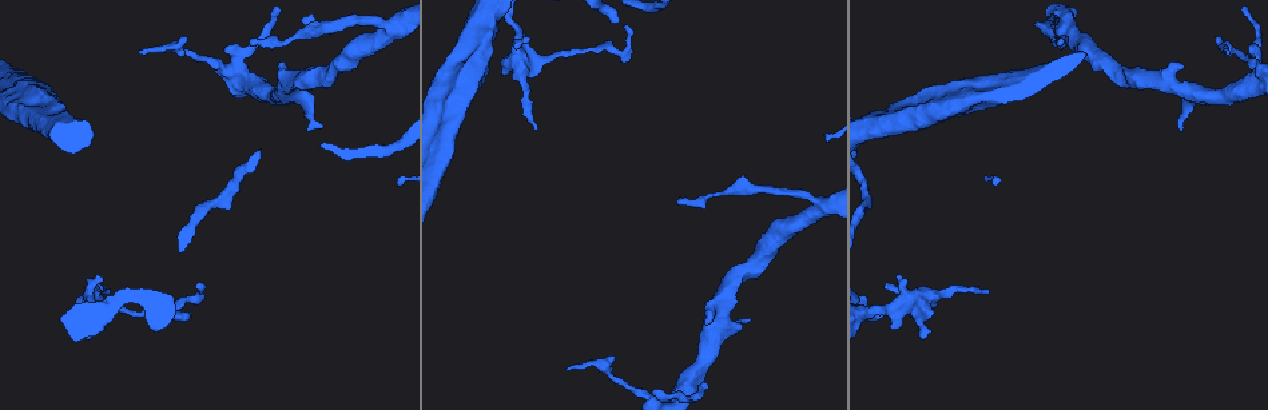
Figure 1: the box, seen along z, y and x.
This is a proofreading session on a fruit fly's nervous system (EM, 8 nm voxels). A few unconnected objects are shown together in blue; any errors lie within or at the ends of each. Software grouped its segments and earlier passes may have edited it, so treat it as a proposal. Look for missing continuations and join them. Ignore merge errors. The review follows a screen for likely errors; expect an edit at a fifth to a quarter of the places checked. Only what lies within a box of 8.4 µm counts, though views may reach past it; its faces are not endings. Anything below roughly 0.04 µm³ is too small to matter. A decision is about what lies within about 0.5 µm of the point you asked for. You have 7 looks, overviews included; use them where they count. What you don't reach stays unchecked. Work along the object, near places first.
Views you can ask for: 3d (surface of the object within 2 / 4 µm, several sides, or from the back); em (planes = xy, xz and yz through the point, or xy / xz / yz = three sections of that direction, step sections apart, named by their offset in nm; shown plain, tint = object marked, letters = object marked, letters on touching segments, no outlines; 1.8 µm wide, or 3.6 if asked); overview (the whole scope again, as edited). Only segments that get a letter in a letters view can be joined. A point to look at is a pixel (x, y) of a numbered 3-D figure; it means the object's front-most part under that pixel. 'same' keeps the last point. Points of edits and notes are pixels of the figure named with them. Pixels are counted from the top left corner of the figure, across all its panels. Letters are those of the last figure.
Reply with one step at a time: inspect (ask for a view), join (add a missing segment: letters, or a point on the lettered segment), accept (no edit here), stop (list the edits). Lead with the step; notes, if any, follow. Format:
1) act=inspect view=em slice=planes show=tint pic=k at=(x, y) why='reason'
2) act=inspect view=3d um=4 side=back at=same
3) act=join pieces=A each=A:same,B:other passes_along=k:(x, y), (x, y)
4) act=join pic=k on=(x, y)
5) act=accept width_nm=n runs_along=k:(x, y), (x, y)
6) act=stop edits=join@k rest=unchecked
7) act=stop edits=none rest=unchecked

act=inspect view=3d um=4 pic=1 at=(97, 277) why='free end'

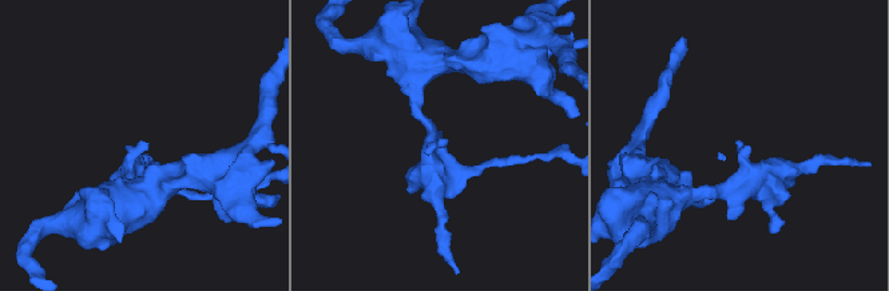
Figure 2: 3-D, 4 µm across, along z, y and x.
act=inspect view=em slice=xy step=8 show=letters pic=2 at=(443, 140) why='need the tissue'

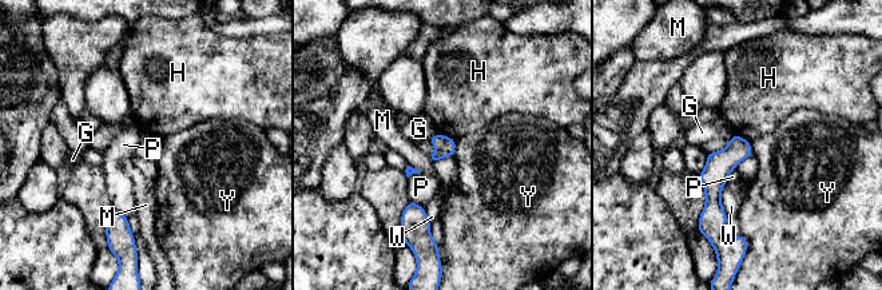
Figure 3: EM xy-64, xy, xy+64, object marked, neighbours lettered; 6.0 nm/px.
act=inspect view=em slice=planes show=letters at=same

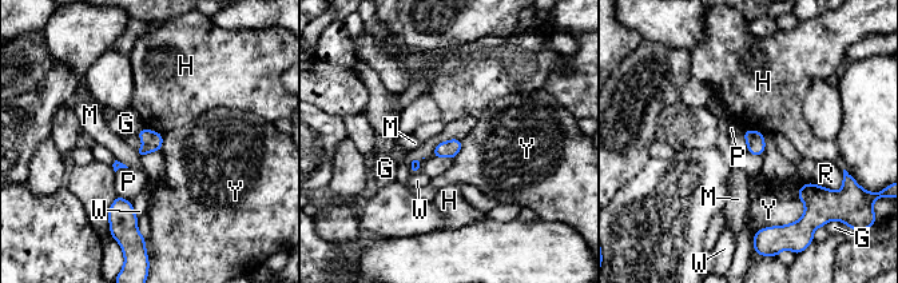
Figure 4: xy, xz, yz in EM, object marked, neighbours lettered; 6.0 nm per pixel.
act=accept each=G:other,H:other,M:other,P:other,R:other,W:other,Y:other border=4:(118, 195), (130, 202) found='no lettered segment goes on from it'

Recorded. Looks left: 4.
act=inspect view=em slice=planes show=letters pic=1 at=(534, 129) why='branch stops here'

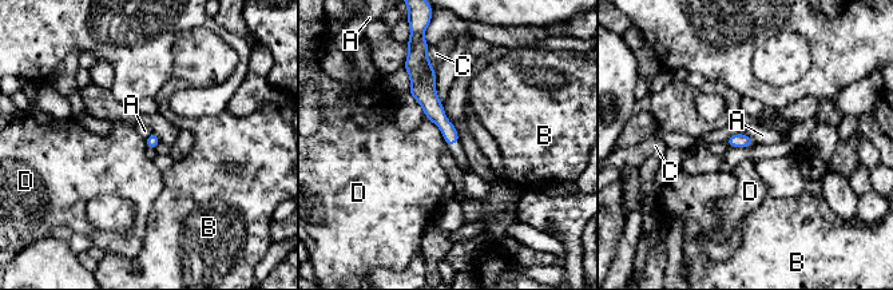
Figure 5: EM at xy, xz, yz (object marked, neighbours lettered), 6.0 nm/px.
act=accept each=A:other,B:other,C:other,D:other found='no lettered segment goes on from it'

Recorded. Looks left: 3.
act=inspect view=em um=3.6 slice=yz step=16 show=tint pic=1 at=(249, 43) why='tapers out'

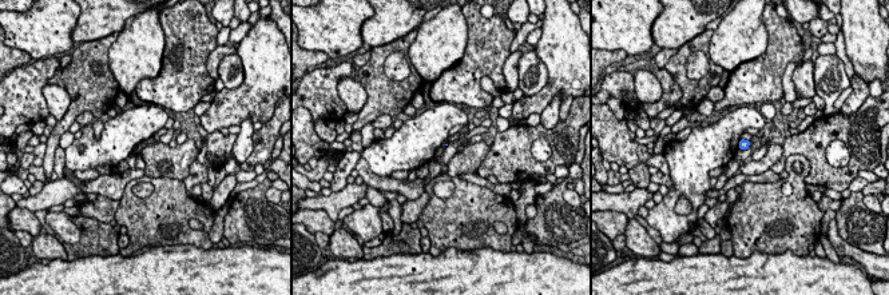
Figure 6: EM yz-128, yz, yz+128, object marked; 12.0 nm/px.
act=inspect view=em um=3.6 slice=planes show=letters at=same why='another direction'

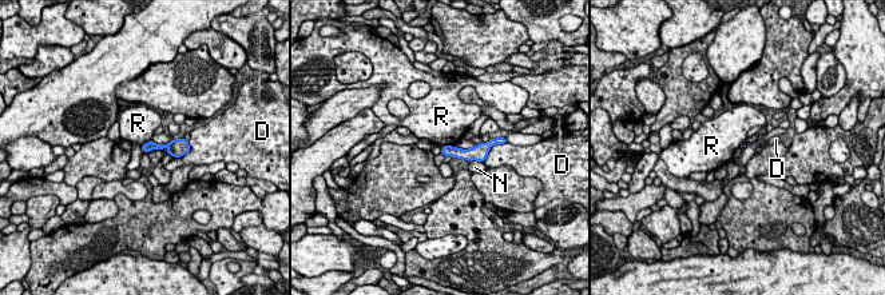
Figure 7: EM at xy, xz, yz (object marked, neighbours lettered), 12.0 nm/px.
act=accept each=D:other,N:other,R:other border=7:(150, 139), (141, 146) found='no lettered segment goes on from it'

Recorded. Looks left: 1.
act=stop edits=none rest=unchecked

